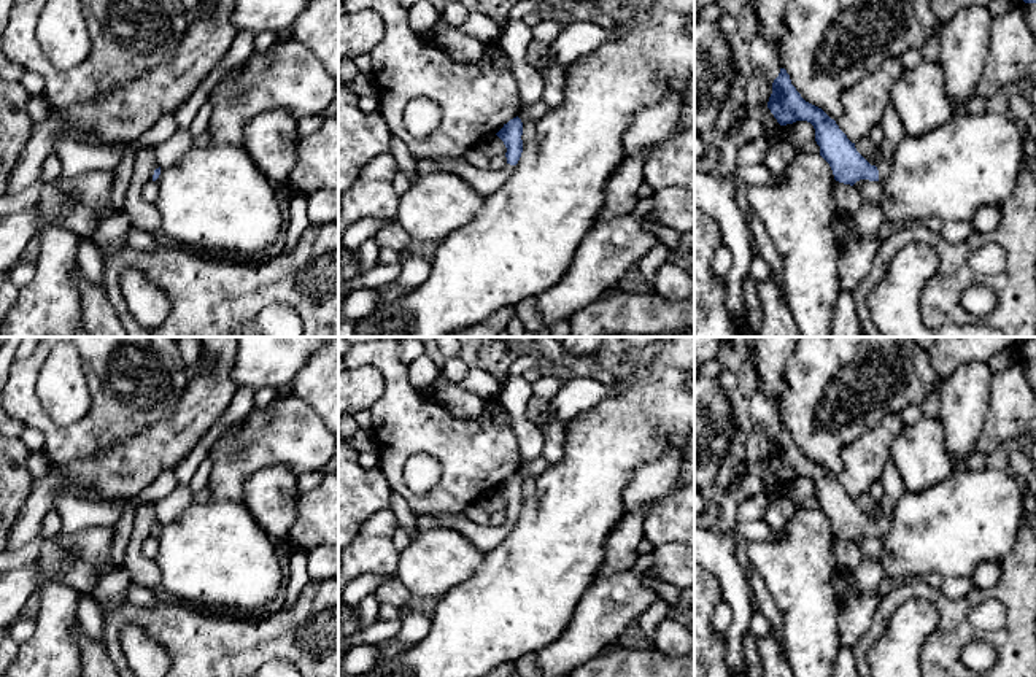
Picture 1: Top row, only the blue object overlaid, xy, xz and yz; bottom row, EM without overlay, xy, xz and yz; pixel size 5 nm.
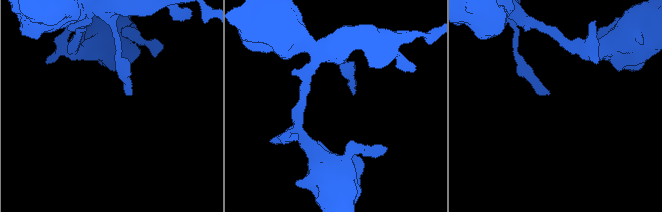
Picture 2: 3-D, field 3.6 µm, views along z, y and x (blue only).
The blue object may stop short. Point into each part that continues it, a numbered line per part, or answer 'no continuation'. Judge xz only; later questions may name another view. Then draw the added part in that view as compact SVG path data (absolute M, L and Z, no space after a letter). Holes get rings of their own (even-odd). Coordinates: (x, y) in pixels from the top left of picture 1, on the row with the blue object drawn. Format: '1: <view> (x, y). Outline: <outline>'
1: xz (483, 181). Outline: M437 157L443 172L462 178L475 192L486 197L501 188L513 173L515 165L507 164L502 170L477 168L464 157Z

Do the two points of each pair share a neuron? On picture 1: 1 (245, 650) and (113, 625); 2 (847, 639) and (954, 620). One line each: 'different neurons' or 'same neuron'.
1: same neuron
2: different neurons

